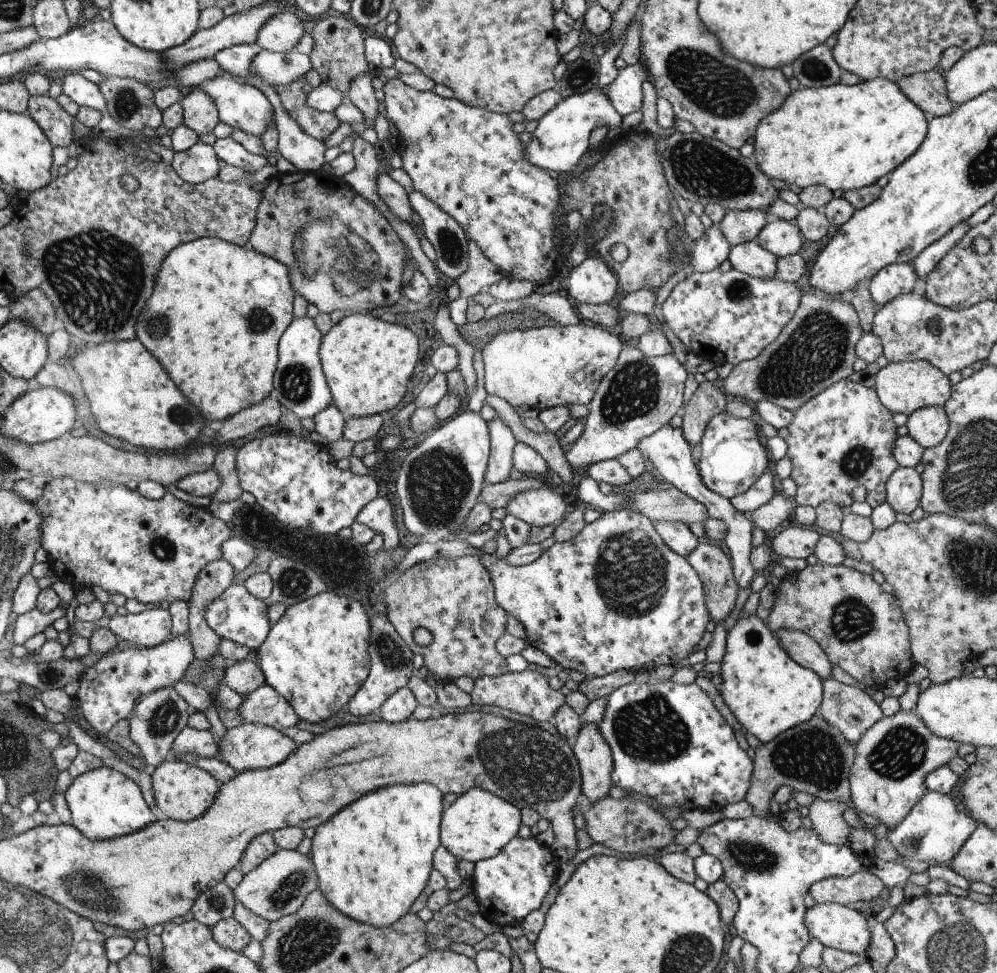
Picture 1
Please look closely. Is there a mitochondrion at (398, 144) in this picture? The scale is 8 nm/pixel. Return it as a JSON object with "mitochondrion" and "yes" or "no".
{"mitochondrion":"no"}

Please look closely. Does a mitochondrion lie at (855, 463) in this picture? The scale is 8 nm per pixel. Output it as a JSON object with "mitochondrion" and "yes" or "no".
{"mitochondrion":"yes"}

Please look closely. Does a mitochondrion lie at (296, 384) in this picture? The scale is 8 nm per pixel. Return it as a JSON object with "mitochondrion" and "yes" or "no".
{"mitochondrion":"yes"}

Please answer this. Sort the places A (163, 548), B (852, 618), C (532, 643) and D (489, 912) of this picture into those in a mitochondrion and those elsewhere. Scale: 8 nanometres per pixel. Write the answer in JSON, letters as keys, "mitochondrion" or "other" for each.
{"A":"mitochondrion","B":"mitochondrion","C":"other","D":"other"}

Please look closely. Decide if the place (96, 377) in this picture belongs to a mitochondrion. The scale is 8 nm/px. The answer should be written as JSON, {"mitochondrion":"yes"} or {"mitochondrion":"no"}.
{"mitochondrion":"no"}

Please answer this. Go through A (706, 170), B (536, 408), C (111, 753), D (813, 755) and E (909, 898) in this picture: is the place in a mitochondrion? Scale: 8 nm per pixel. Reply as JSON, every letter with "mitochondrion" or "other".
{"A":"mitochondrion","B":"other","C":"other","D":"mitochondrion","E":"other"}

